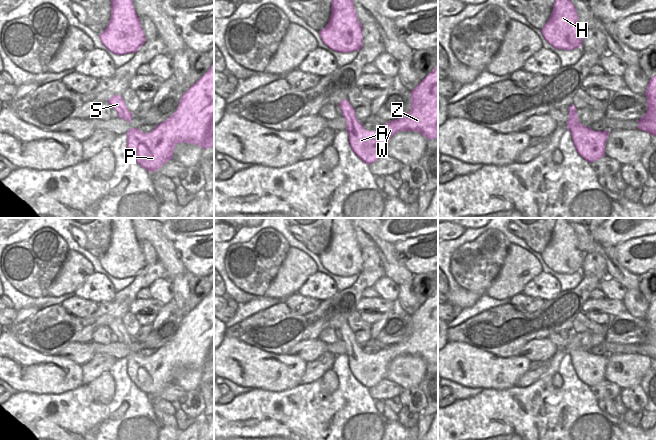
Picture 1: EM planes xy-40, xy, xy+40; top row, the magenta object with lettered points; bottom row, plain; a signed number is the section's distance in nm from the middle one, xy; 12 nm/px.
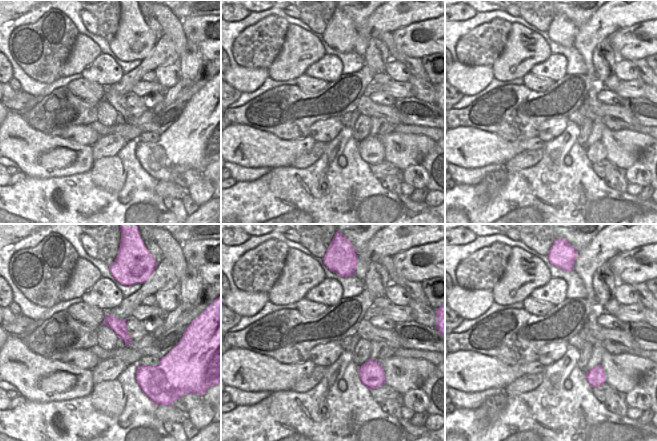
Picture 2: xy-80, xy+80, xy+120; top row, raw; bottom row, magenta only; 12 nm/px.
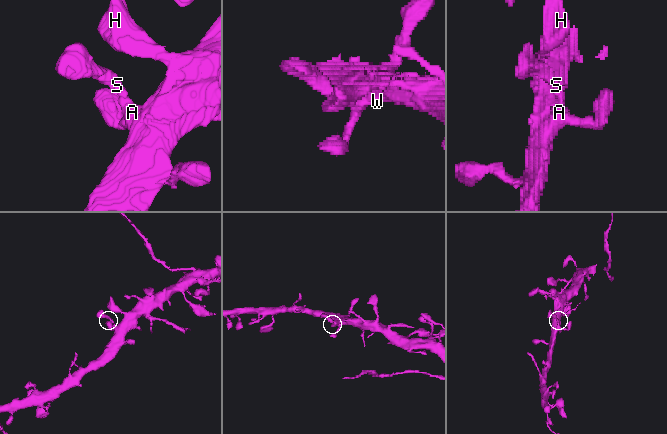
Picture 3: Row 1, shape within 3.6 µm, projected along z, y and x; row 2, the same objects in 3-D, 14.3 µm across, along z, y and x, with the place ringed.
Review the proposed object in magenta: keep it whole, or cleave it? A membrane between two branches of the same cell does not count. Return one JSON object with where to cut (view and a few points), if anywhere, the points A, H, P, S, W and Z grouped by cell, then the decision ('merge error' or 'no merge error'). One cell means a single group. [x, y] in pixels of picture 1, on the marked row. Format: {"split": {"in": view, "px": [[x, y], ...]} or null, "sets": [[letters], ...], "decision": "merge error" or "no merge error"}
{"split": null, "sets": [["A", "H", "P", "S", "W", "Z"]], "decision": "no merge error"}

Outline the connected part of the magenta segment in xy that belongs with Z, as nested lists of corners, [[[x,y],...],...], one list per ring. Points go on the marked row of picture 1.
[[[438,64],[411,92],[411,110],[400,119],[388,121],[376,131],[368,131],[355,115],[355,109],[348,99],[343,99],[338,105],[342,117],[346,120],[346,131],[353,152],[367,165],[377,161],[386,154],[387,144],[392,136],[400,131],[420,132],[427,140],[438,139]]]

